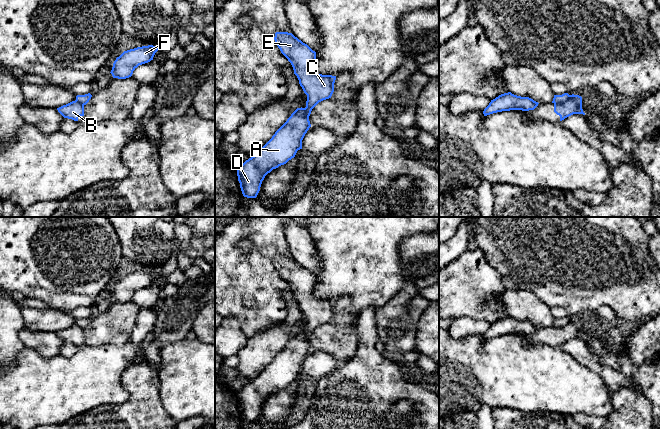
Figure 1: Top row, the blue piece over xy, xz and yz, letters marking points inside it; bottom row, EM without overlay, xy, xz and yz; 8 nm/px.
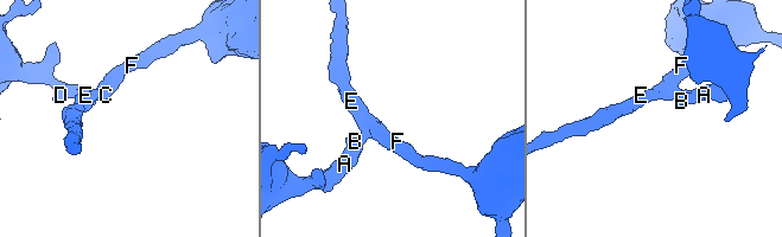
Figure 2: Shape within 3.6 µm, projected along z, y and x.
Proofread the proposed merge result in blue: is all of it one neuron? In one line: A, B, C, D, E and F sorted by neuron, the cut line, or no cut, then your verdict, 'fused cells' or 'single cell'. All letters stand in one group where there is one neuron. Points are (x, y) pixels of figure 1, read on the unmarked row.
A B D / C E F; cut in yz along (571, 319), (562, 326), (554, 327); fused cells

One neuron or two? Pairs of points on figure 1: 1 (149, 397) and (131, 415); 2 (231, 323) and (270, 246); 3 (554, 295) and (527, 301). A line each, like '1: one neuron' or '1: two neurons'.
1: one neuron
2: two neurons
3: two neurons

